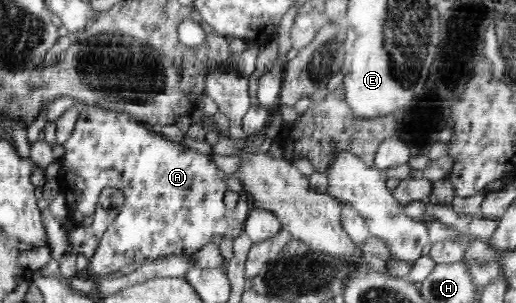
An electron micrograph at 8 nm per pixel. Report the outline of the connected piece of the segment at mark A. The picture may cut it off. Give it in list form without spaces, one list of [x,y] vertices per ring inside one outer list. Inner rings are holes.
[[[84,104],[79,109],[79,117],[75,122],[74,130],[72,134],[68,137],[68,140],[63,144],[63,157],[58,160],[59,172],[55,174],[57,182],[59,184],[59,192],[64,193],[66,199],[66,206],[69,216],[75,220],[79,225],[89,225],[93,222],[95,215],[96,202],[98,202],[98,196],[101,190],[106,187],[112,187],[115,189],[120,189],[124,193],[124,206],[120,211],[120,214],[114,218],[114,222],[110,224],[110,228],[106,230],[104,237],[100,240],[100,245],[96,248],[95,254],[89,262],[89,271],[92,276],[104,276],[112,273],[118,272],[123,266],[129,264],[143,265],[145,262],[150,262],[152,260],[158,260],[159,258],[166,256],[174,256],[174,254],[184,254],[185,256],[193,256],[200,250],[203,246],[212,242],[213,236],[221,236],[222,239],[236,239],[241,236],[245,230],[245,222],[250,214],[253,207],[253,203],[249,198],[249,193],[244,190],[241,182],[232,175],[226,174],[210,159],[208,160],[208,155],[204,155],[195,149],[188,147],[184,142],[175,142],[167,140],[158,128],[146,125],[138,121],[135,117],[130,116],[126,111],[111,111],[96,105],[86,105]],[[232,190],[232,192],[238,192],[239,199],[236,206],[231,211],[226,209],[224,205],[224,193]]]

